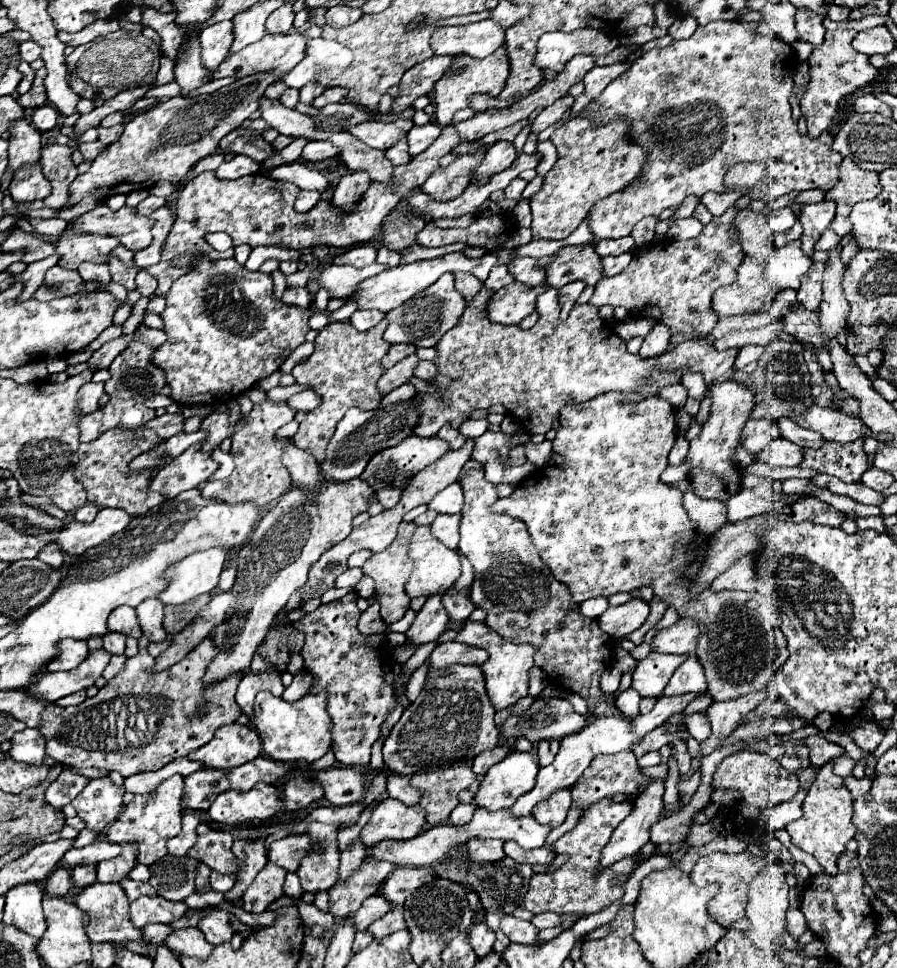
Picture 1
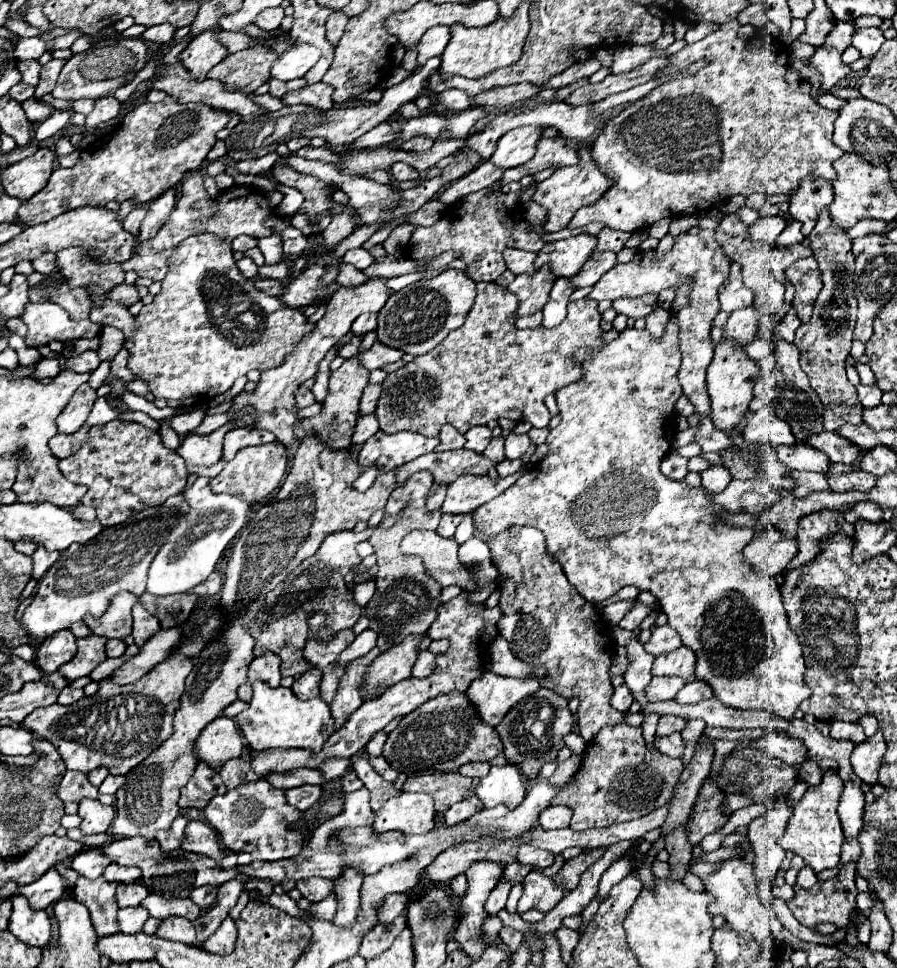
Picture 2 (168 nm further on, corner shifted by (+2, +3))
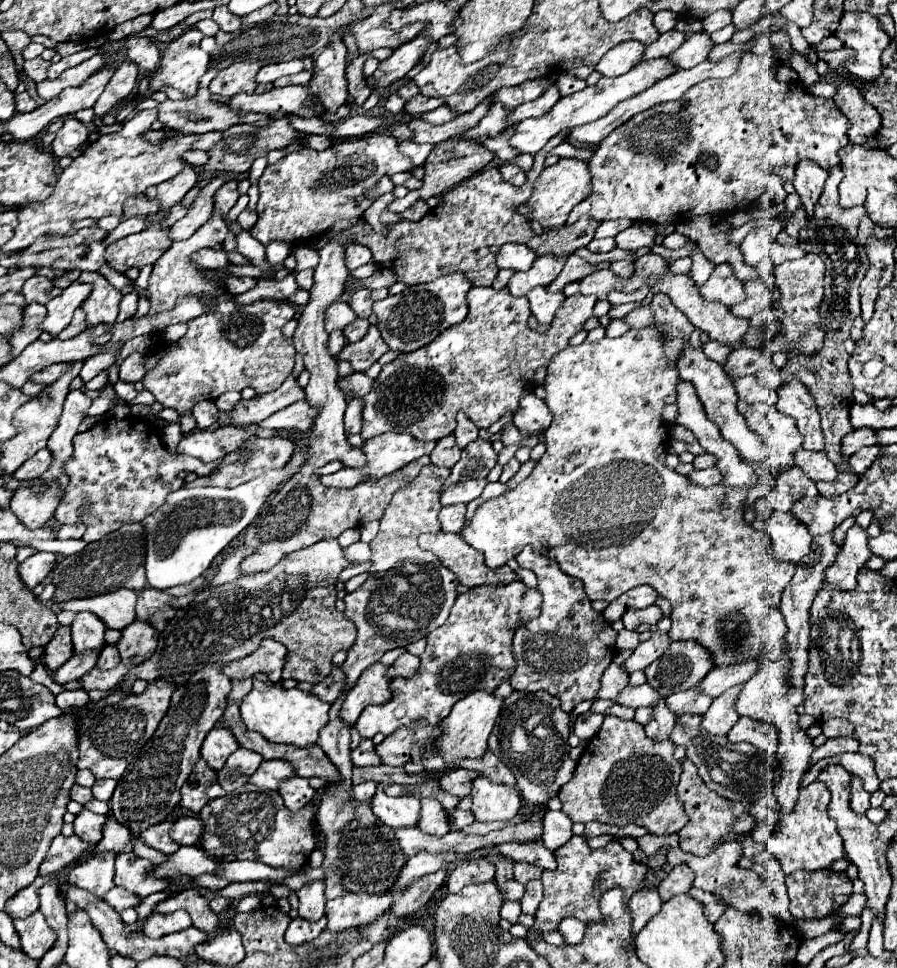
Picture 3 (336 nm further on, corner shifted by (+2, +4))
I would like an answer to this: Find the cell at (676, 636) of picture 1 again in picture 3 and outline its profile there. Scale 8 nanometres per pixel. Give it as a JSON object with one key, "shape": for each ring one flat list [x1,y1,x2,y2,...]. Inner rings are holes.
{"shape":[[655,631,655,635,651,635,651,639,637,645,633,655,623,663,623,669,627,673,643,671,645,667,649,667,655,659,659,659,665,653,665,647,669,647,669,643,671,643,669,635,665,635,661,631]]}

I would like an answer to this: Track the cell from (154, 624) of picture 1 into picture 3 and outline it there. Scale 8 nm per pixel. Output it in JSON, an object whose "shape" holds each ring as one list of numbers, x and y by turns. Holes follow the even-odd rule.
{"shape":[[133,621,121,633,123,635,115,647,119,649,123,663,139,665,145,659,149,659,149,655,153,655,155,647,157,647,159,633,149,623]]}

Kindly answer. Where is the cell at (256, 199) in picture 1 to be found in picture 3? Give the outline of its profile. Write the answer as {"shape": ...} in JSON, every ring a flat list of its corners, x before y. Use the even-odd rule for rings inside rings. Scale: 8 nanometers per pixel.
{"shape":[[159,223,149,225,145,231,139,231,135,235,127,235,113,245,109,245,109,265,125,273,131,267,143,267,153,265,171,245,169,229,161,229]]}

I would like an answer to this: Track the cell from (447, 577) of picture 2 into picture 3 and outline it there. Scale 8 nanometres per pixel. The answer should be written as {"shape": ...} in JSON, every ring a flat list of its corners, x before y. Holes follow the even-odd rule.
{"shape":[[425,533,419,537,419,547,433,551,441,563,457,575,459,583,467,585,469,589,491,583,507,585,511,581,519,581,519,577,507,565,499,569,485,567,485,557,481,551,467,545,457,533]]}

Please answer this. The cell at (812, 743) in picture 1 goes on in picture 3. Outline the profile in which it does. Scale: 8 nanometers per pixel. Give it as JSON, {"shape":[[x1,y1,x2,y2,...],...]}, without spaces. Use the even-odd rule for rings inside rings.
{"shape":[[739,717,739,721,733,725,733,729,727,733,729,741,745,741,755,745,761,751,777,753,777,731,769,727,767,723,761,723,759,719]]}

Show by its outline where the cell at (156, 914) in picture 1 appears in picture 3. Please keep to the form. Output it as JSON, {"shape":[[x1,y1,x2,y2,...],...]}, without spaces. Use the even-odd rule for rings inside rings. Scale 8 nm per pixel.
{"shape":[[185,889,155,907,155,911,159,913,171,913,177,909,185,909,191,915,192,925,197,929,203,929,209,935,209,939,217,937,223,931,219,917,209,907,209,899,203,897,197,889]]}

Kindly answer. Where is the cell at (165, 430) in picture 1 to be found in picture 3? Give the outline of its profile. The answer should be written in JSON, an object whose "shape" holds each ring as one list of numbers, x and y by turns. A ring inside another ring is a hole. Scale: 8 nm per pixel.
{"shape":[[201,401,201,403,197,403,195,409,193,409,193,417,195,417,199,429,211,427,211,425,217,421,217,415,221,415,221,411,219,411,217,405,211,403,211,401]]}

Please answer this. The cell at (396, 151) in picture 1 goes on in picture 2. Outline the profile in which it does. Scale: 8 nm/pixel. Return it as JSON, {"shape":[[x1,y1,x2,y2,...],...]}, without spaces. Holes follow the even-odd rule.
{"shape":[[397,162,397,164,393,164,393,166,391,166,391,174,393,174,395,180,399,180,399,182,419,178,419,172,413,170,413,168,411,168,409,164,405,164,405,162]]}

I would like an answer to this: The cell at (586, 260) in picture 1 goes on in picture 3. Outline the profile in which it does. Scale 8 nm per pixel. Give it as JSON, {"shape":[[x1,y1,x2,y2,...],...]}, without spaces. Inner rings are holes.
{"shape":[[583,215,573,225,563,225,559,229,543,231,541,235,535,235,529,239,529,245,537,255,551,253,555,257,571,255,579,247,587,247,587,243,593,239,595,229,599,227,599,221,595,221,589,215]]}

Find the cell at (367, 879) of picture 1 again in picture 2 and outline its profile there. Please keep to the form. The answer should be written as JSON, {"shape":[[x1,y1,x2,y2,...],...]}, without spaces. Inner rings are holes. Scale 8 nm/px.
{"shape":[[331,892,325,900,319,900,317,904,311,904,311,908,307,912,313,914,315,918,321,918,321,920,333,920,335,910,337,910,337,894]]}

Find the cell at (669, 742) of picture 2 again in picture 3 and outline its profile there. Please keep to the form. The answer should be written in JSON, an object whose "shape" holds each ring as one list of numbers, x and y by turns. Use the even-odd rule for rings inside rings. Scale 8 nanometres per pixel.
{"shape":[[663,699,661,703,653,705,653,715,651,715,649,723,645,725,645,733,651,739,669,739,673,725,675,725,675,717,671,715,671,711,667,709,667,703]]}

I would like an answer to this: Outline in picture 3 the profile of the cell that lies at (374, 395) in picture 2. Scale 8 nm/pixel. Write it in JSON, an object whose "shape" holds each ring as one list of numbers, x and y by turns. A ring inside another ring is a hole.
{"shape":[[351,399,345,411,345,433,359,433,361,431,361,405,363,399]]}

